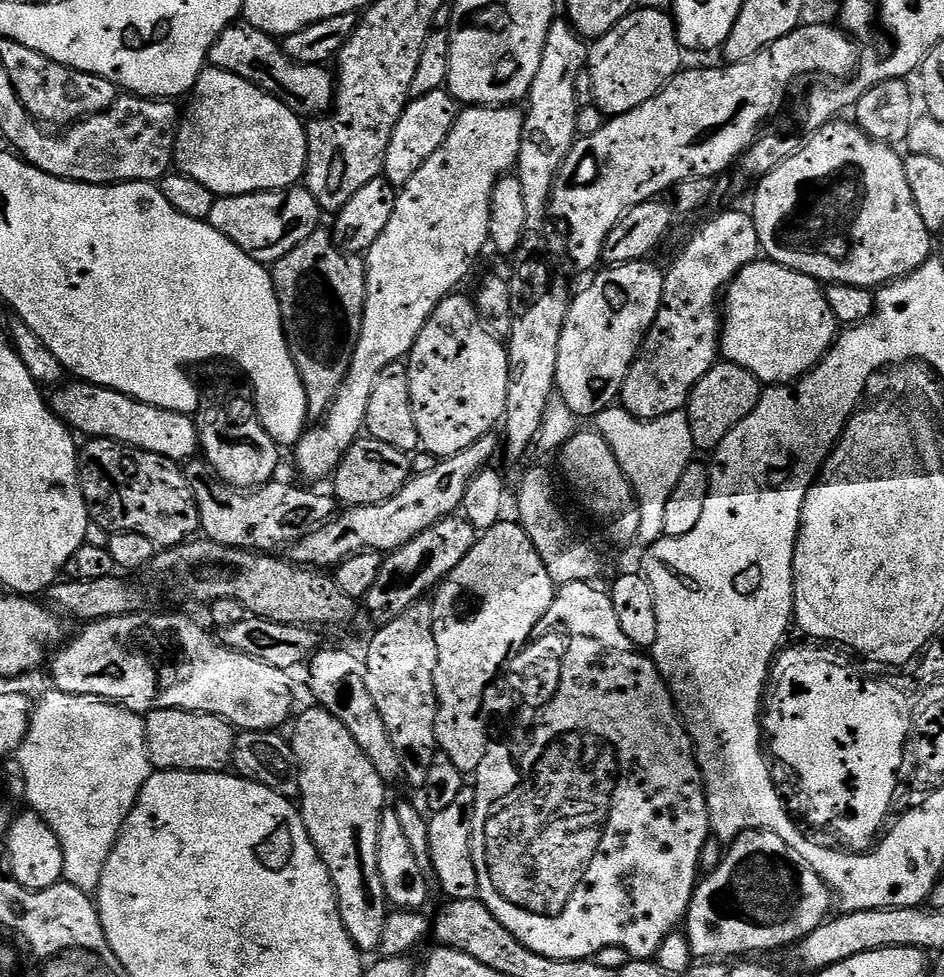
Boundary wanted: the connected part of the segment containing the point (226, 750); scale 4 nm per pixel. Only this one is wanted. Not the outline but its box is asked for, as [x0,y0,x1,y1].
[147,708,238,772]

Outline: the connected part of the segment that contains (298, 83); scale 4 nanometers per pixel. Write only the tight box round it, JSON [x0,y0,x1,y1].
[208,22,337,118]

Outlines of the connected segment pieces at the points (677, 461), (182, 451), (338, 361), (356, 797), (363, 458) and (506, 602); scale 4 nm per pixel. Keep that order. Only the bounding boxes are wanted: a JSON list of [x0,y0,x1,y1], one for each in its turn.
[[594,406,694,542],[50,382,200,462],[271,230,365,398],[298,706,388,904],[332,436,412,507],[431,522,556,740]]

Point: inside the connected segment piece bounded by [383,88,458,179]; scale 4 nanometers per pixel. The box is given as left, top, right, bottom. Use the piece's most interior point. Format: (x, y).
(427, 120)

